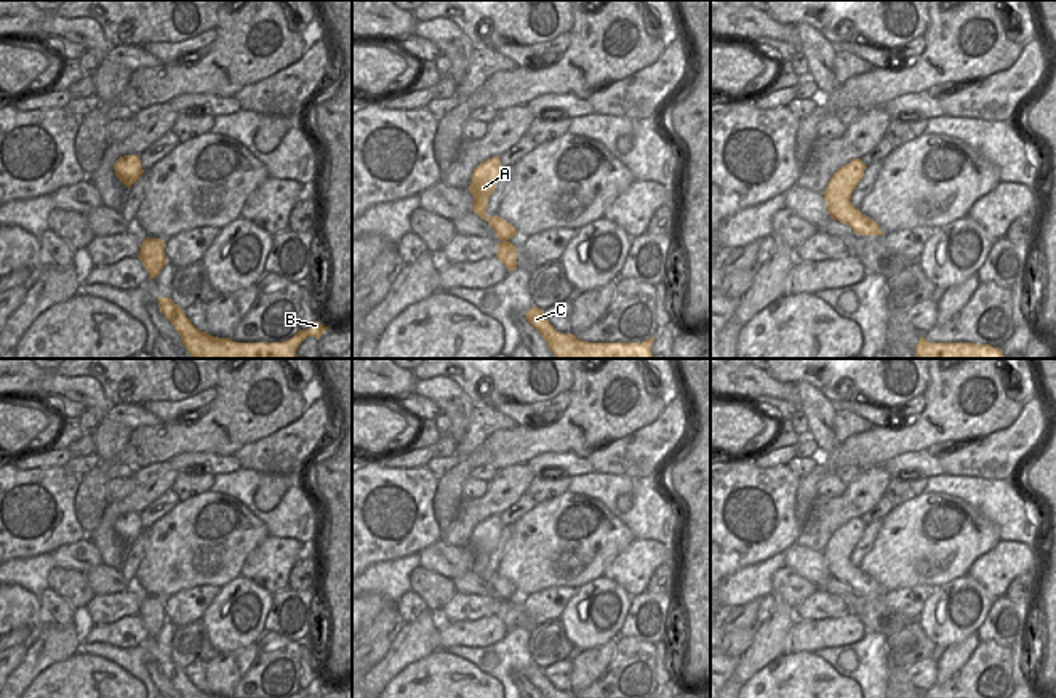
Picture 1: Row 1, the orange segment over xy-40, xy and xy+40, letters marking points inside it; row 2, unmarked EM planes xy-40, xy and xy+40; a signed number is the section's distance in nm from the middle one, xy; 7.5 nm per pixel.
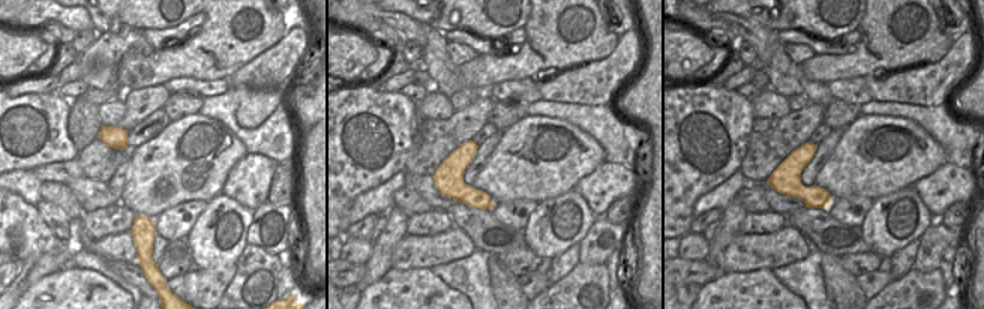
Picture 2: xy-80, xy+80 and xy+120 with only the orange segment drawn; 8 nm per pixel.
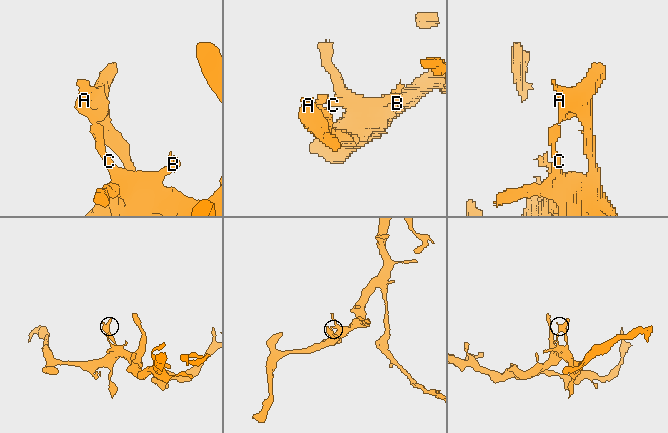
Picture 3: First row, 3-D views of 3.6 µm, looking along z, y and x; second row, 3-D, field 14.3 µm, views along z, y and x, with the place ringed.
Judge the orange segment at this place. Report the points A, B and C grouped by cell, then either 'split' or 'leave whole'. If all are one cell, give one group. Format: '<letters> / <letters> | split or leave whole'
A B C | leave whole

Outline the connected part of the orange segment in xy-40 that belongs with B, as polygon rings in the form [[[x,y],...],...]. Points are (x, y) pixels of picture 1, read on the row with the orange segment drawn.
[[[158,298],[157,303],[179,333],[187,352],[195,359],[296,359],[296,351],[307,336],[318,339],[328,330],[320,322],[312,322],[307,330],[299,330],[283,343],[237,343],[198,331],[171,298]]]

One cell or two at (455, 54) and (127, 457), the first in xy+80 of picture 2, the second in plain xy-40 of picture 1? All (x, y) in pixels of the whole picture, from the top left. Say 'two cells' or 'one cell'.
two cells

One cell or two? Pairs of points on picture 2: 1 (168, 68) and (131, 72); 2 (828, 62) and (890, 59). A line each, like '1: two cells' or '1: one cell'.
1: one cell
2: one cell

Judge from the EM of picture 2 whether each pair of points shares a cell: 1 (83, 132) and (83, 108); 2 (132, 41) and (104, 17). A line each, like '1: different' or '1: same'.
1: same
2: different

